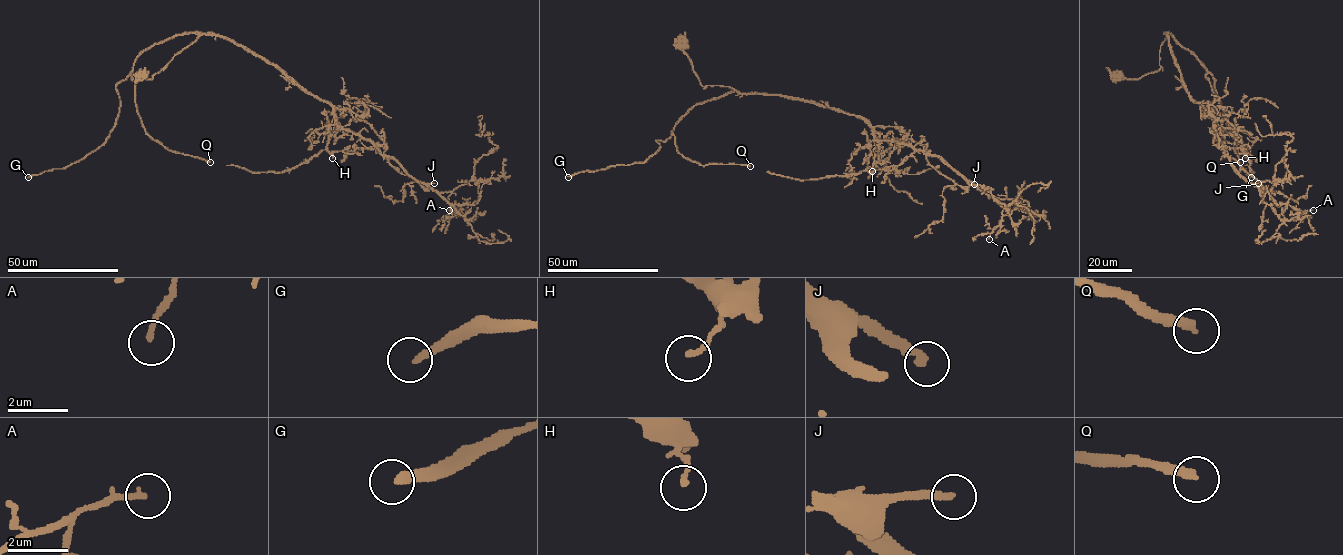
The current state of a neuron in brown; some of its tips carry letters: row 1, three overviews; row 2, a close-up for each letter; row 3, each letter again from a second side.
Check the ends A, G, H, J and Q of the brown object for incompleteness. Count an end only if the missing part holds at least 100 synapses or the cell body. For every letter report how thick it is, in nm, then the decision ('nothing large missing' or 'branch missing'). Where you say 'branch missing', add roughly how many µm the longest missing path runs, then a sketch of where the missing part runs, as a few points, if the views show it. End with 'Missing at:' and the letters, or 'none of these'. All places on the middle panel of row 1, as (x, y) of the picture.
A: 170 nm | nothing large missing
G: 280 nm | branch missing | 110 µm
H: 160 nm | nothing large missing
J: 280 nm | branch missing | 70 µm | (974, 184), (992, 208), (1021, 224), (1037, 246), (1043, 244)
Q: 280 nm | nothing large missing
Missing at: G, J

